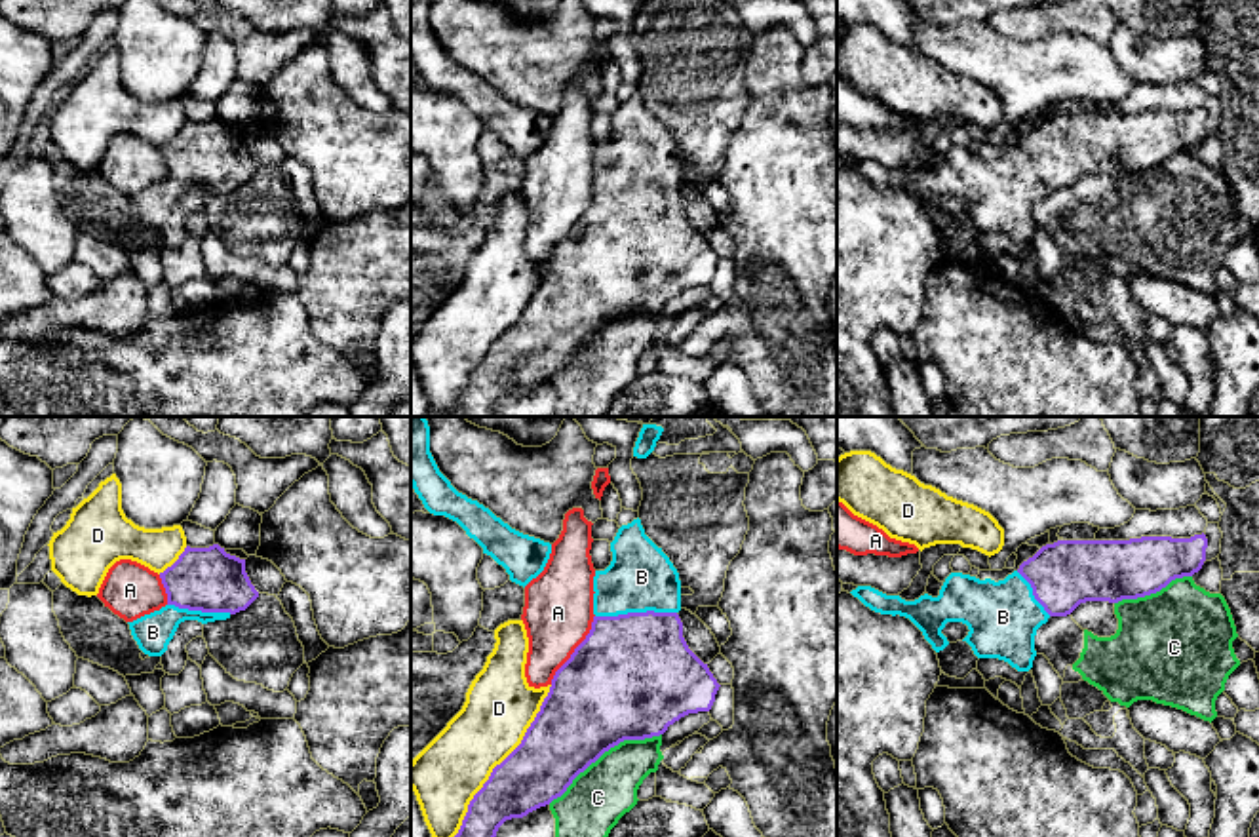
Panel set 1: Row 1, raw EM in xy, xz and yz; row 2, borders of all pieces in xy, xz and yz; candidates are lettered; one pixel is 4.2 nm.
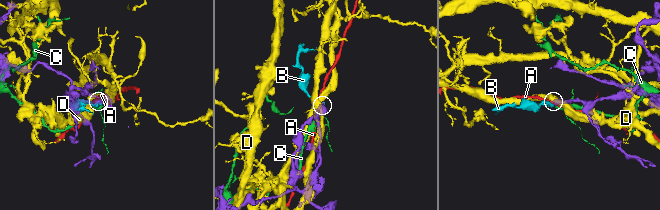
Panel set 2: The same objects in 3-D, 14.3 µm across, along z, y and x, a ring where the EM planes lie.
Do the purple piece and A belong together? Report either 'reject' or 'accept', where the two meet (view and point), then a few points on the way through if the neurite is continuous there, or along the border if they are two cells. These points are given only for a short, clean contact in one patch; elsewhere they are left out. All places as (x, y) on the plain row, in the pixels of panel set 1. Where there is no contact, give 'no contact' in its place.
reject; meets purple in xz at (575, 223)

